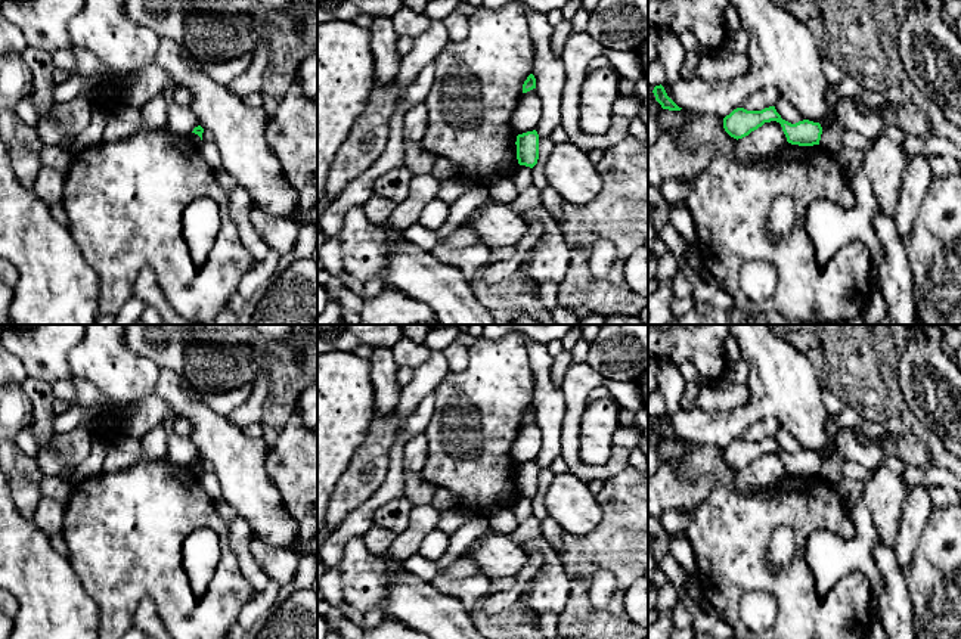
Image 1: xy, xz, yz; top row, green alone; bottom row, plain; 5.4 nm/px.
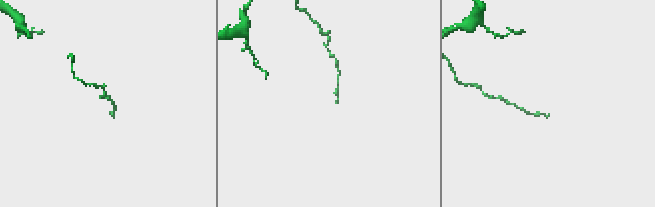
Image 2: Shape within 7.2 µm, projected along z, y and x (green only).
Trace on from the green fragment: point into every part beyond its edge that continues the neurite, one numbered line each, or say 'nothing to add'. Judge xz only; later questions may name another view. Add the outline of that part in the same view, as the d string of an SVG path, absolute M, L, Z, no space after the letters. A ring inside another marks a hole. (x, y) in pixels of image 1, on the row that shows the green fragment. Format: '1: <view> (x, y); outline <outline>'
nothing to add

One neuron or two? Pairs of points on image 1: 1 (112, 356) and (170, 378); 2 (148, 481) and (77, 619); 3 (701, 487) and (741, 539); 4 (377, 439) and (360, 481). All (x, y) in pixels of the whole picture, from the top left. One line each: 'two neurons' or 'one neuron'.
1: two neurons
2: two neurons
3: two neurons
4: one neuron

